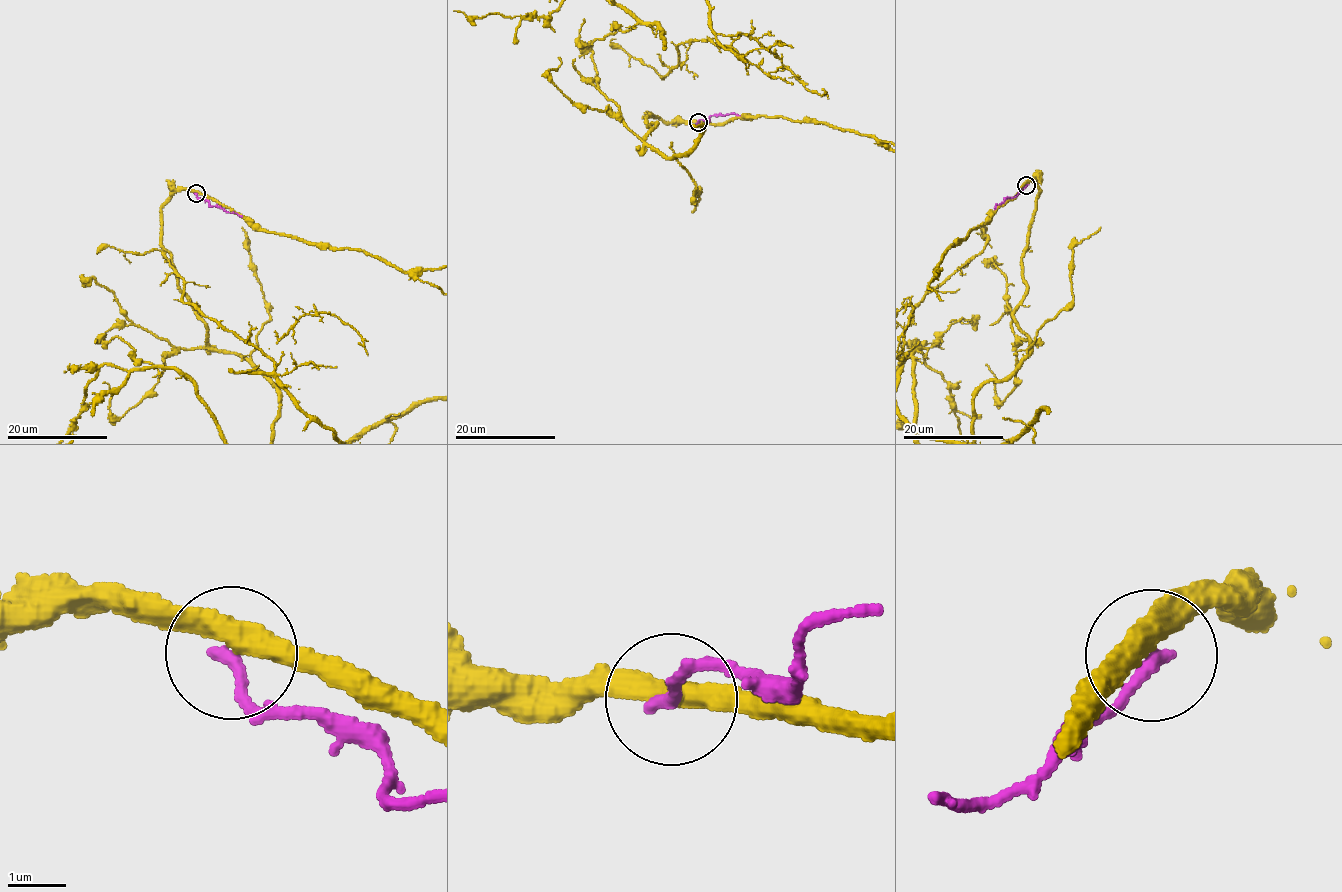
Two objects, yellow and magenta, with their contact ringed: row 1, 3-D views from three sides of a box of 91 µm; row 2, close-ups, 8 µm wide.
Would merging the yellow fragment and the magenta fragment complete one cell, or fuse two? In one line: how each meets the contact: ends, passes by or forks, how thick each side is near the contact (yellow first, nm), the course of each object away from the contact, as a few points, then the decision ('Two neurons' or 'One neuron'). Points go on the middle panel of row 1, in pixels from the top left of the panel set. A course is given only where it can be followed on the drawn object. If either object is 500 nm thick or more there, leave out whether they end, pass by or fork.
At the ring yellow passes by. At the ring magenta ends. Thickness 380 nm (yellow) against 220 nm. Course of magenta: (698, 123), (699, 119), (708, 121), (712, 115), (739, 115). Two neurons

